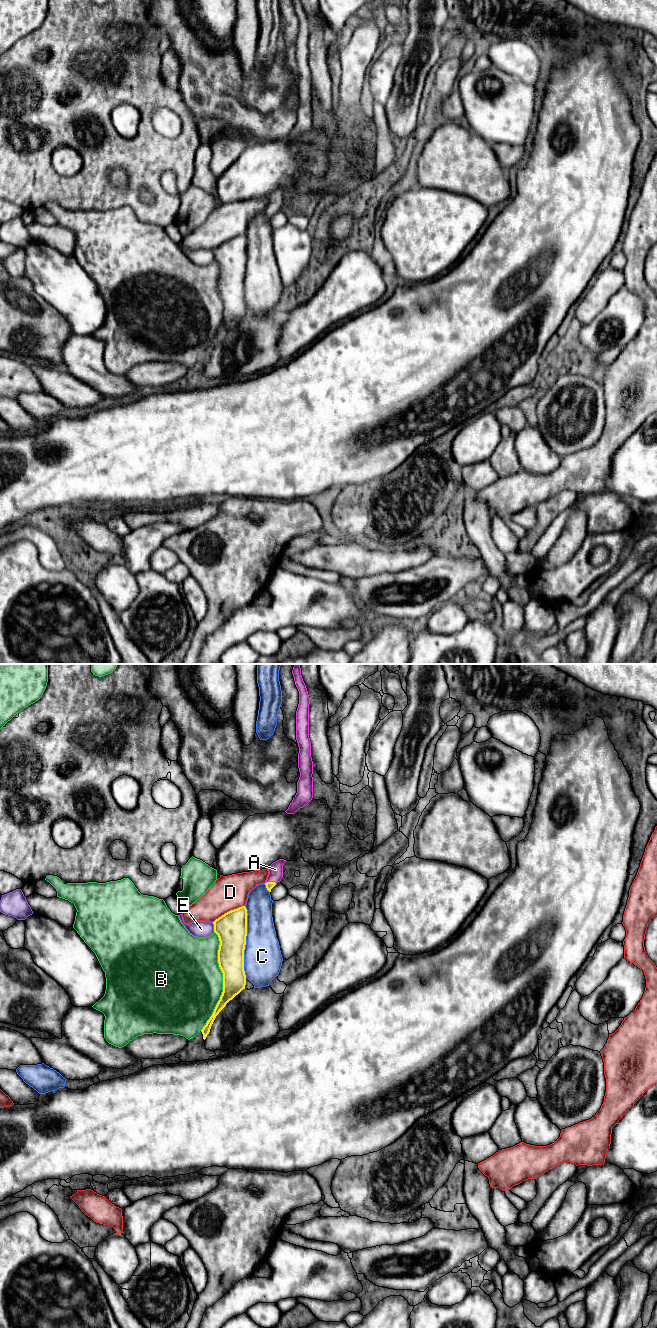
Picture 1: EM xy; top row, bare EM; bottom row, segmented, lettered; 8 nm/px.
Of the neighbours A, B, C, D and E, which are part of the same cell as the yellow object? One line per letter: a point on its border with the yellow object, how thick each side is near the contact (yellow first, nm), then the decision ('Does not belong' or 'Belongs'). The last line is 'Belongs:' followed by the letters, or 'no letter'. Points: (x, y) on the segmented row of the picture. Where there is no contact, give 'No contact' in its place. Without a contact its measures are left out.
A: Touches yellow at xy (271, 882). Thickness 60 nm (yellow) against 110 nm. Belongs
B: Touches yellow at xy (223, 981). Thickness 200 nm (yellow) against 500 nm. Does not belong
C: Touches yellow at xy (245, 942). Thickness 260 nm (yellow) against 300 nm. Does not belong
D: Touches yellow at xy (229, 911). Thickness 260 nm (yellow) against 280 nm. Does not belong
E: Touches yellow at xy (214, 927). Thickness 260 nm (yellow) against 140 nm. Does not belong
Belongs: A

